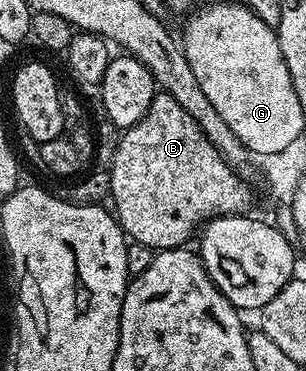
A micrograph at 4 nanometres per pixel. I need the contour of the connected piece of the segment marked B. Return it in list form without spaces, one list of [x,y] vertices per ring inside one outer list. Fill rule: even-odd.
[[[156,93],[145,117],[137,125],[122,132],[119,144],[115,147],[115,156],[111,159],[110,198],[115,199],[113,214],[119,220],[123,234],[128,240],[149,245],[156,251],[167,251],[171,247],[190,244],[191,234],[211,220],[222,215],[242,215],[250,212],[251,187],[243,180],[244,176],[227,164],[221,153],[201,133],[197,121],[181,109],[173,96]]]

